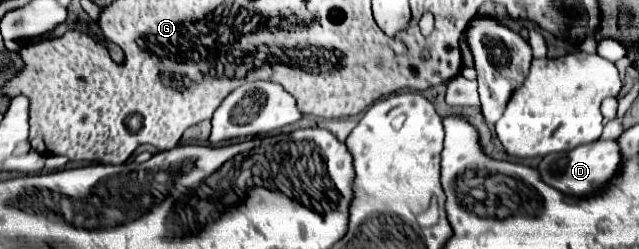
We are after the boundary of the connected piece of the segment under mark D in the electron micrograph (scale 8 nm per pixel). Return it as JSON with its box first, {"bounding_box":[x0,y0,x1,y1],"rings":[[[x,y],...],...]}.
{"bounding_box":[537,140,621,196],"rings":[[[597,140],[593,144],[583,144],[577,146],[569,152],[559,152],[559,154],[549,154],[545,156],[537,170],[541,174],[541,180],[545,184],[549,184],[551,188],[567,194],[567,196],[589,196],[593,192],[597,192],[599,188],[603,188],[613,174],[617,172],[621,162],[621,154],[619,154],[619,146],[615,140]]]}

